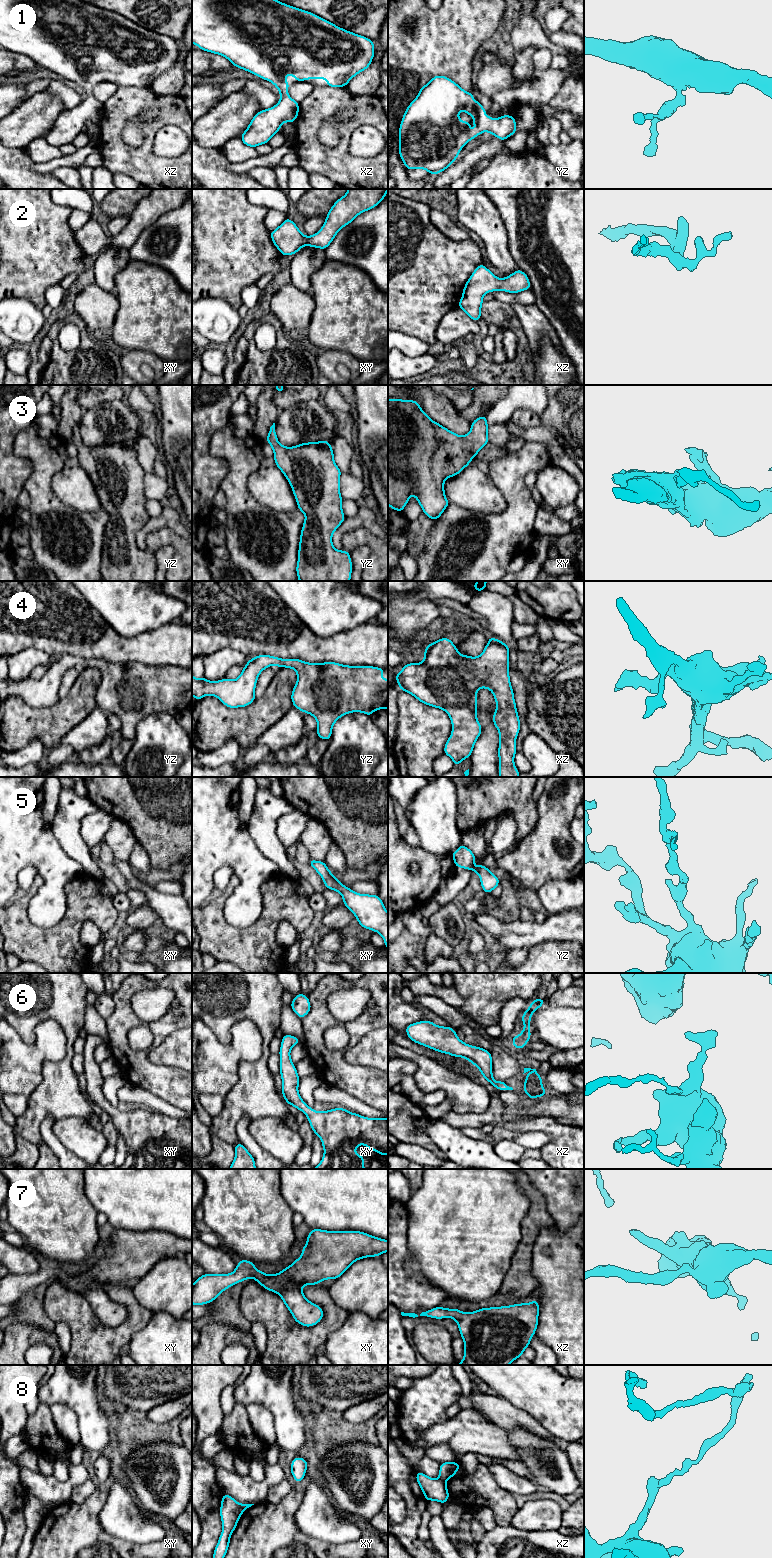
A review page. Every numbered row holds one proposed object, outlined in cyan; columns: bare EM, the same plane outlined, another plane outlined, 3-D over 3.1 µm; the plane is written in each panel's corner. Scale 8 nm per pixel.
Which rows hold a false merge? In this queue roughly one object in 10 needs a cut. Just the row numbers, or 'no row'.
8

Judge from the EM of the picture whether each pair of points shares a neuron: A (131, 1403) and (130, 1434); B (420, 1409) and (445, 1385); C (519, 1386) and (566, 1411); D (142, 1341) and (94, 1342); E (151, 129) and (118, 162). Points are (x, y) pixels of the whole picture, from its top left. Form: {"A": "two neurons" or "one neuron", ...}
{"A": "two neurons", "B": "one neuron", "C": "one neuron", "D": "two neurons", "E": "one neuron"}

